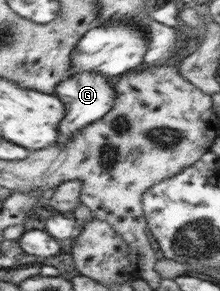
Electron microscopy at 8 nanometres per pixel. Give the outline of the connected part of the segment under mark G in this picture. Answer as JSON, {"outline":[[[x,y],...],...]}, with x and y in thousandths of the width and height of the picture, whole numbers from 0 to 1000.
{"outline":[[[423,244],[355,247],[336,258],[309,258],[286,271],[259,302],[250,330],[295,357],[295,405],[277,409],[264,433],[268,471],[250,495],[282,498],[305,478],[318,478],[359,443],[391,436],[409,419],[459,405],[500,378],[518,354],[527,316],[495,289],[477,258]]]}

